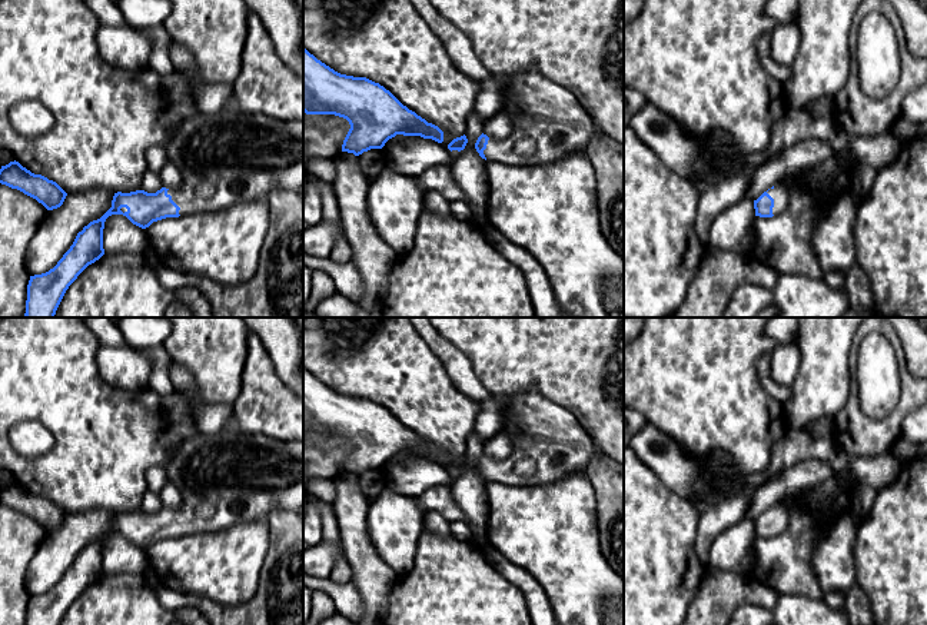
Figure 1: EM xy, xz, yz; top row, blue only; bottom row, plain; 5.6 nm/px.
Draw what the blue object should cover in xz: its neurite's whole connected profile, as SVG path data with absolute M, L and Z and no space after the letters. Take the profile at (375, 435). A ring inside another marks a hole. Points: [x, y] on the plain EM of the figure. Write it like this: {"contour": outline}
{"contour": "M305 368L303 432L346 439L350 449L342 472L355 476L382 469L396 455L443 462L443 452L438 446L409 430L383 406L366 398L340 395Z"}

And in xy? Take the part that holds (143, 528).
{"contour": "M230 420L215 435L197 432L176 452L165 469L183 498L180 509L162 508L156 513L117 512L112 528L77 553L70 569L46 594L30 596L26 625L60 625L69 606L92 584L104 575L103 549L112 535L123 535L133 545L146 549L153 542L189 533L226 529L237 523L266 521L272 511L296 511L303 506L303 442L288 442L259 433L243 432Z"}

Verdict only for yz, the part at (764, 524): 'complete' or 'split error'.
split error

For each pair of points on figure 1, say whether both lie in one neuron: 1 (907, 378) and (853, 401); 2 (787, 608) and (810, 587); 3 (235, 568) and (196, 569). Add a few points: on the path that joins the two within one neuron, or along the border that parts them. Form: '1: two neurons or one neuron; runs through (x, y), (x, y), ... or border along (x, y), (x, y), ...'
1: one neuron; runs through (907, 399), (907, 404), (887, 424), (866, 422)
2: two neurons; border along (778, 594), (801, 594), (823, 598)
3: one neuron; runs through (225, 568), (206, 568)

